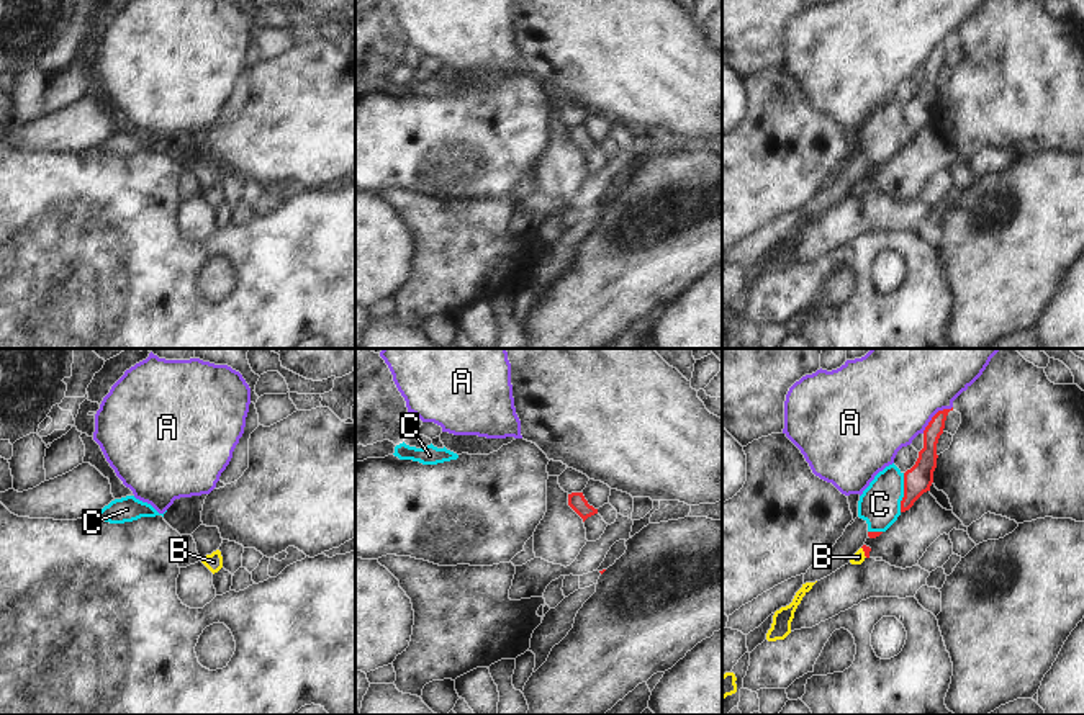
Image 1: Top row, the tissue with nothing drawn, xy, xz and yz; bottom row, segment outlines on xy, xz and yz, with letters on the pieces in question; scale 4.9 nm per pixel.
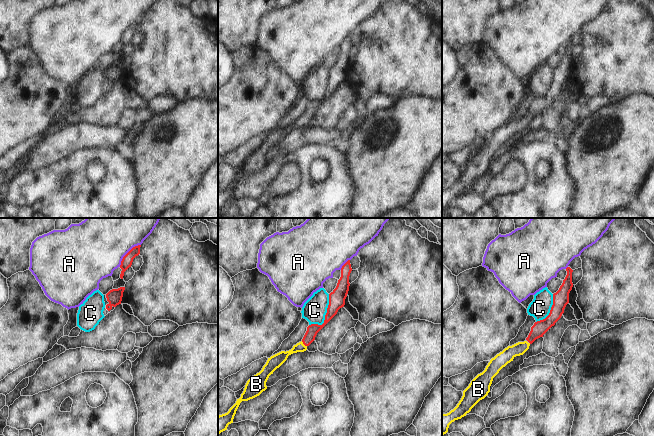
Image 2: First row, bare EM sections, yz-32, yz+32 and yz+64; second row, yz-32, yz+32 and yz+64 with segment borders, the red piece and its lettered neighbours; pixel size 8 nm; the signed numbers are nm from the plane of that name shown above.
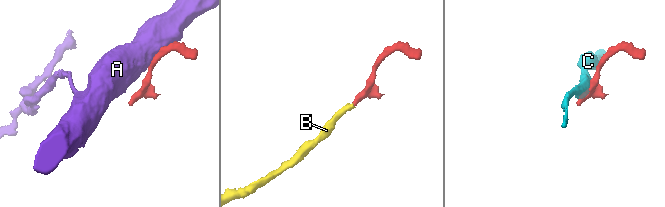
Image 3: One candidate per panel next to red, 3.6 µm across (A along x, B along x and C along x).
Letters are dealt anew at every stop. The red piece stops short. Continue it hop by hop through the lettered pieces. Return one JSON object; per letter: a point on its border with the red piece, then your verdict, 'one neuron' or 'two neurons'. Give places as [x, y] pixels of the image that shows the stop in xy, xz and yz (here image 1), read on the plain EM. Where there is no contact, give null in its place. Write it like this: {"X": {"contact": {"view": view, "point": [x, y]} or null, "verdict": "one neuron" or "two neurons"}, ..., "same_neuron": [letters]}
{"A": {"contact": {"view": "yz", "point": [934, 49]}, "verdict": "two neurons"}, "B": {"contact": {"view": "yz", "point": [863, 184]}, "verdict": "one neuron"}, "C": {"contact": {"view": "yz", "point": [904, 126]}, "verdict": "two neurons"}, "same_neuron": ["B"]}

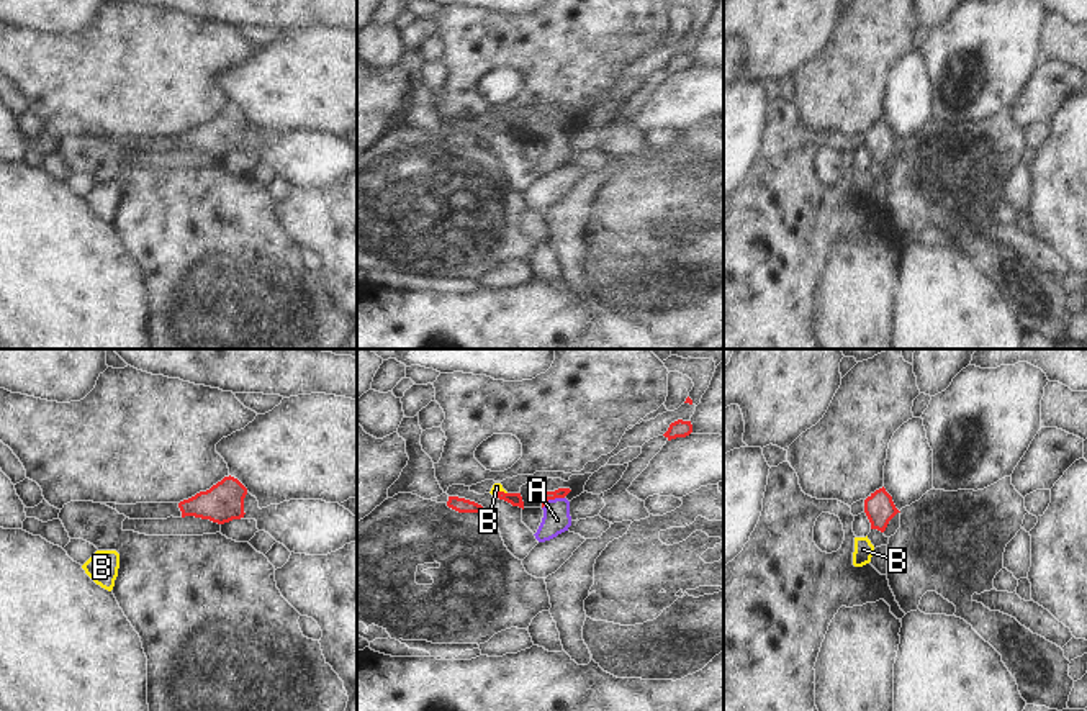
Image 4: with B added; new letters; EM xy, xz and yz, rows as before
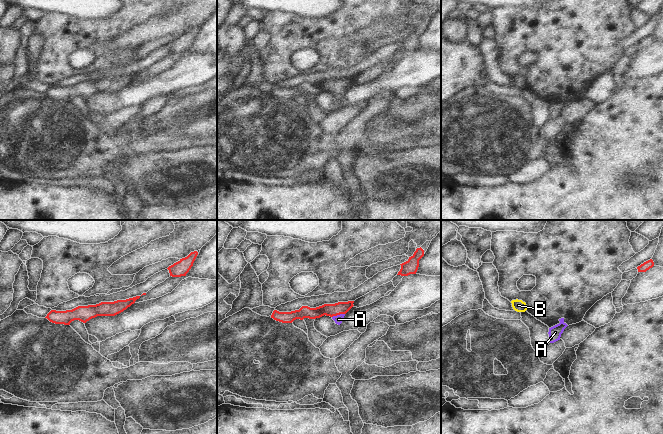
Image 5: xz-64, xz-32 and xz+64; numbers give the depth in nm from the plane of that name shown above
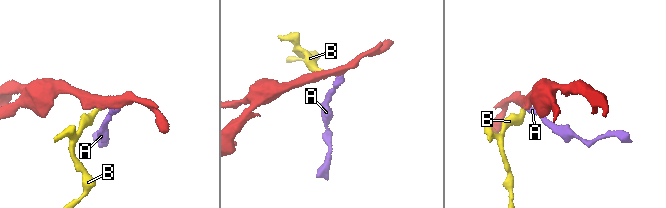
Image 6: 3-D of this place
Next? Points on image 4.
{"A": {"contact": {"view": "xz", "point": [552, 131]}, "verdict": "one neuron"}, "B": {"contact": {"view": "xz", "point": [500, 125]}, "verdict": "one neuron"}, "same_neuron": ["A", "B"]}

